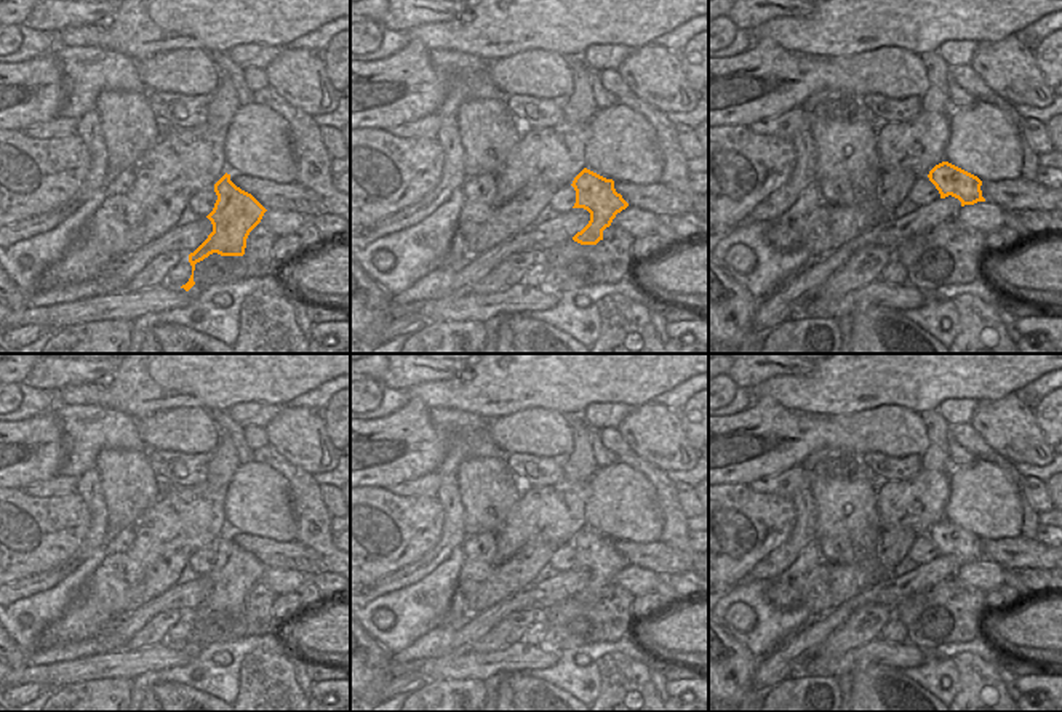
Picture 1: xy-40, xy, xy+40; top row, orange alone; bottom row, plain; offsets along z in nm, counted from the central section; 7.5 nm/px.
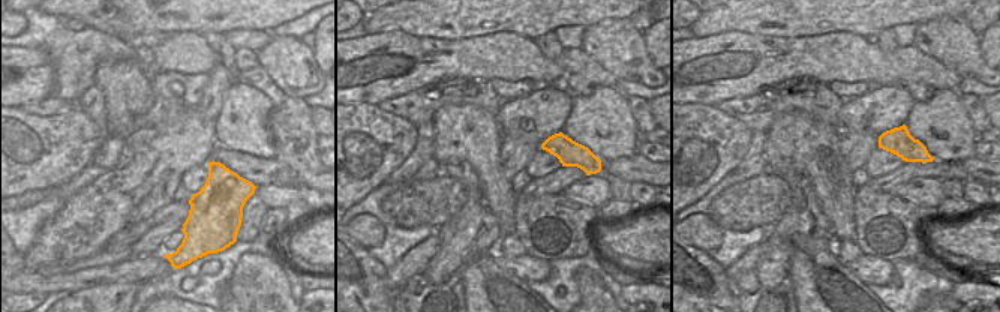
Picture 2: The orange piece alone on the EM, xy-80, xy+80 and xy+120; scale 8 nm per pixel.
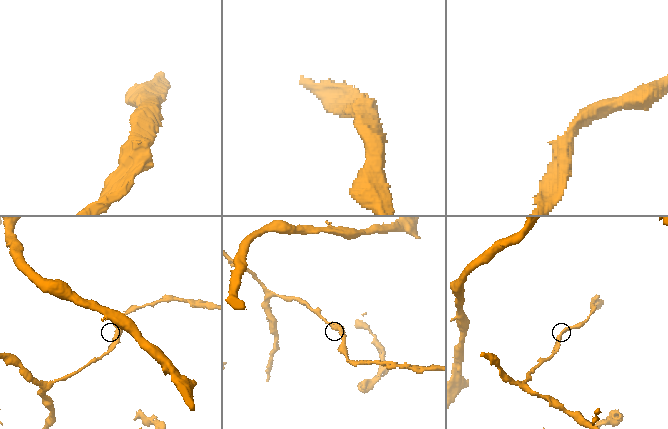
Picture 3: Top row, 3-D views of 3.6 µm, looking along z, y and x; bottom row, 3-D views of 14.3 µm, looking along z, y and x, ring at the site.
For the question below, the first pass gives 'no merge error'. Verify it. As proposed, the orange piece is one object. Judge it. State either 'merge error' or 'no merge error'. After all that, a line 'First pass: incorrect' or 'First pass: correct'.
no merge error
First pass: correct

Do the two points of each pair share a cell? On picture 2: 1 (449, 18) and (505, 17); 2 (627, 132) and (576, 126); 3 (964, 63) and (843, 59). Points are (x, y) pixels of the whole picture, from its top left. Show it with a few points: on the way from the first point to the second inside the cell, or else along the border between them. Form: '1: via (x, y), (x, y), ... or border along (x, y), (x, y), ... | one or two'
1: via (462, 17), (492, 17) | one
2: via (615, 132), (606, 126), (588, 126) | one
3: border along (913, 44), (963, 77) | two

